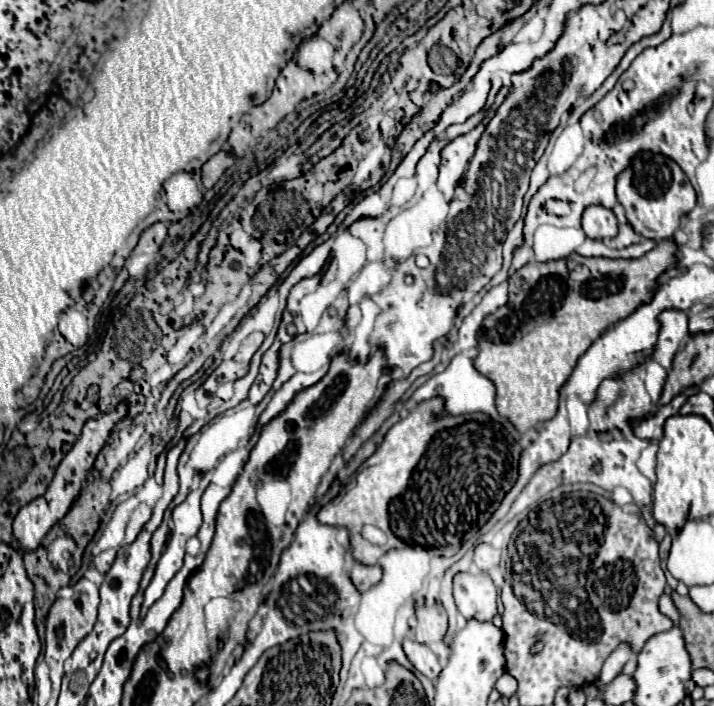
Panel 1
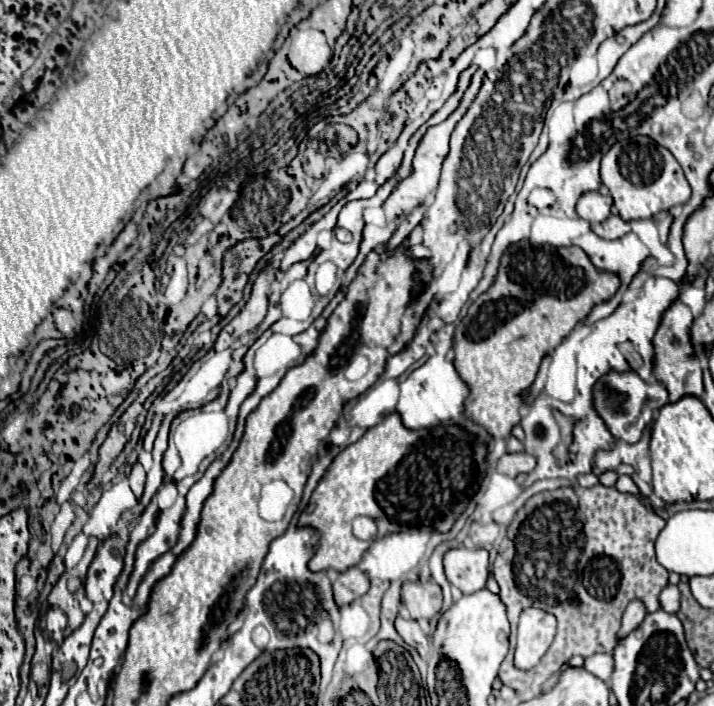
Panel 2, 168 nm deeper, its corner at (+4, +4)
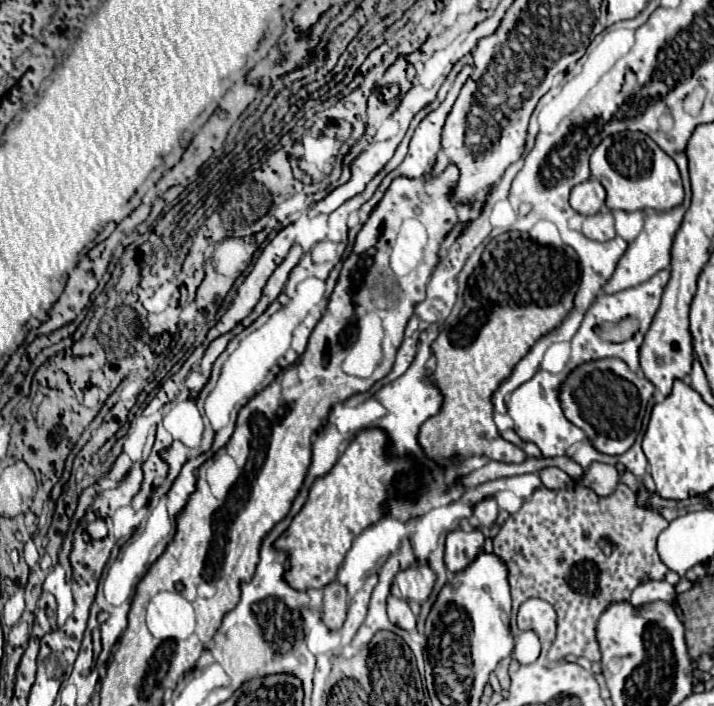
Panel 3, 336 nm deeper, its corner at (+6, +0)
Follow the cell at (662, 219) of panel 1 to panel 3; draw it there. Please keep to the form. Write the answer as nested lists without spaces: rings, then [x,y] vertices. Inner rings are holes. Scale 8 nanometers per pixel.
[[[620,132],[604,138],[590,156],[590,172],[606,188],[606,206],[610,210],[642,210],[652,208],[658,212],[680,206],[684,200],[682,178],[676,162],[646,134]]]

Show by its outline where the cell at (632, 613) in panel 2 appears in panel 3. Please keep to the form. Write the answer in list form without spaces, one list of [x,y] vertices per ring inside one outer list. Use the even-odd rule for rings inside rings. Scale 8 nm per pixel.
[[[662,580],[662,582],[644,582],[642,586],[638,586],[638,588],[632,592],[630,604],[642,606],[642,604],[656,602],[656,600],[674,602],[674,598],[676,598],[674,586],[670,586],[666,580]]]

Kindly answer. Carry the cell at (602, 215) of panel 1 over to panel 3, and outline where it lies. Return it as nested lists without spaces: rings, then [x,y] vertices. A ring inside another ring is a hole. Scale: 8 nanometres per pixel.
[[[588,178],[586,182],[574,186],[574,190],[570,192],[570,206],[576,212],[588,216],[588,214],[596,214],[604,206],[604,198],[606,198],[604,186],[598,180]]]

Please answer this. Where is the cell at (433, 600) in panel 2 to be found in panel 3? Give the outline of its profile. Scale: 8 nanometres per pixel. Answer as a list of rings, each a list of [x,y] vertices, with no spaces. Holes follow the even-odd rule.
[[[428,564],[422,568],[410,566],[396,574],[396,582],[398,582],[398,586],[393,586],[391,589],[393,596],[422,604],[434,588],[436,574]]]

